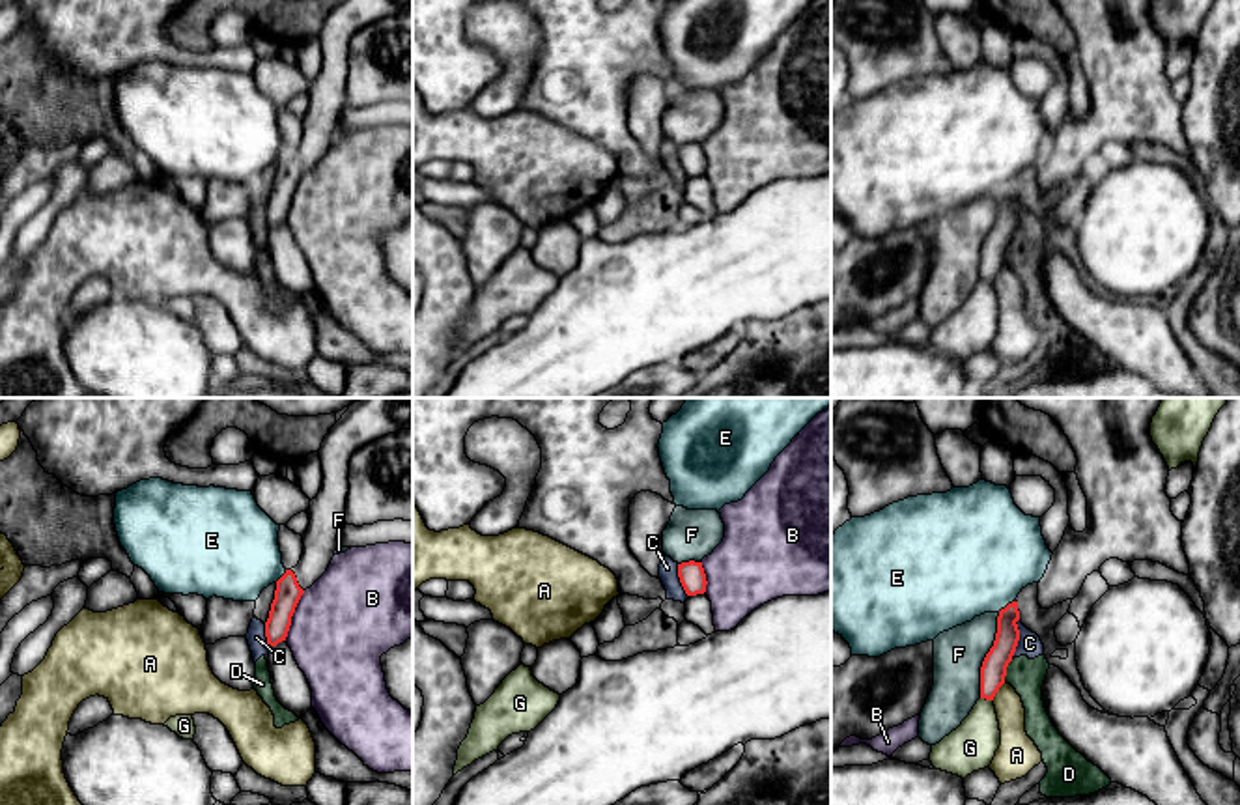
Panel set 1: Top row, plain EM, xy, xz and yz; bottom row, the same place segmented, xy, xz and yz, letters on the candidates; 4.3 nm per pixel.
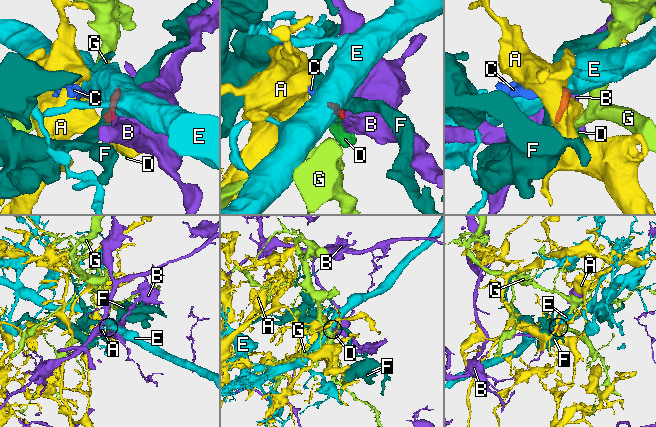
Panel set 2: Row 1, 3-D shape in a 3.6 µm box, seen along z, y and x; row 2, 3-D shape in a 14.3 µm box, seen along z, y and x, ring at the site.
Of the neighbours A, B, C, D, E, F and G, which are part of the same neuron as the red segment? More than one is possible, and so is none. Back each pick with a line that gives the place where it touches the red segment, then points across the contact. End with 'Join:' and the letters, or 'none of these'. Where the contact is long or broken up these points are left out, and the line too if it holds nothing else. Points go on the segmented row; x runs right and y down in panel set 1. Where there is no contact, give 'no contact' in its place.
Join: none of these

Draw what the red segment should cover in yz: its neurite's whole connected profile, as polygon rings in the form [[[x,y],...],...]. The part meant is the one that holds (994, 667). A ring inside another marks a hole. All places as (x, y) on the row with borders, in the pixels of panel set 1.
[[[1018,601],[999,611],[995,641],[980,667],[980,699],[993,700],[995,693],[1005,684],[1007,667],[1020,641],[1018,620]]]

